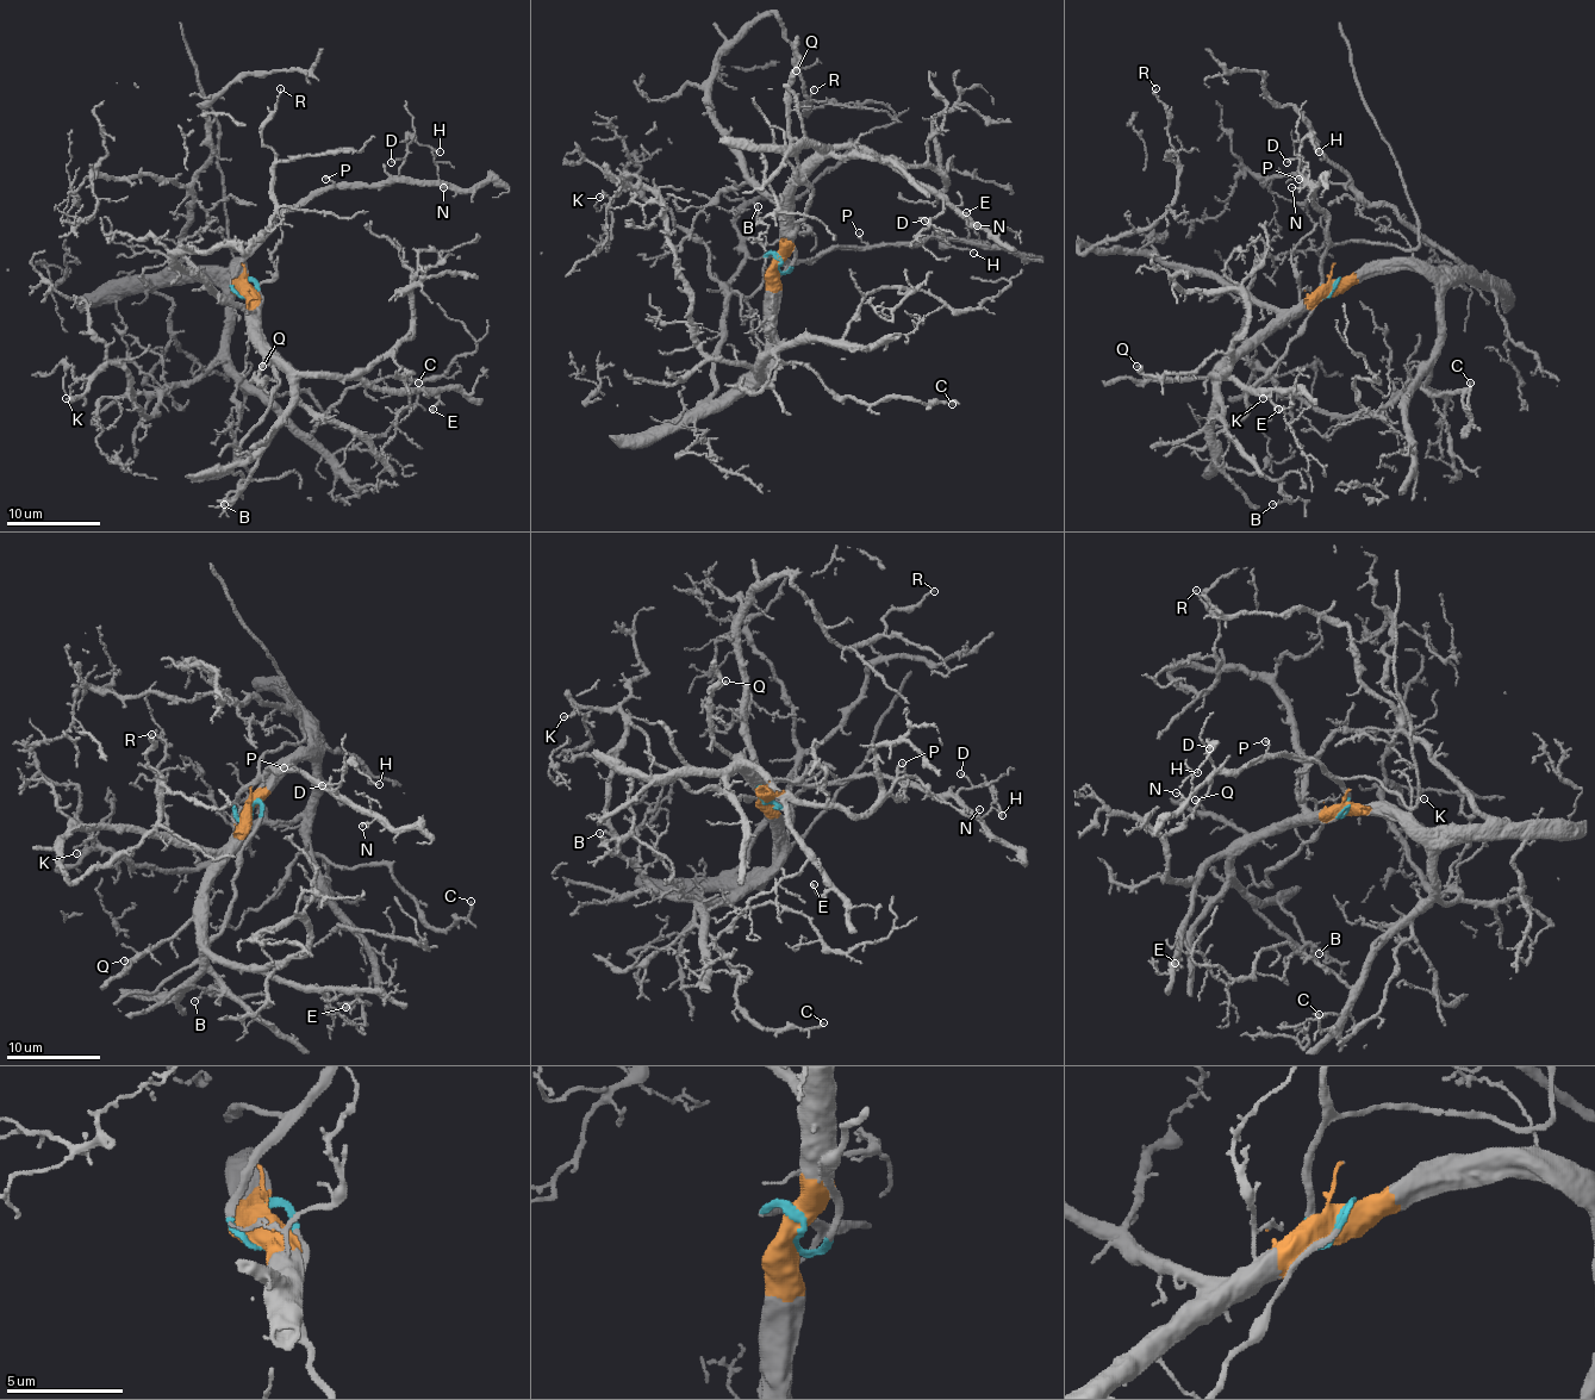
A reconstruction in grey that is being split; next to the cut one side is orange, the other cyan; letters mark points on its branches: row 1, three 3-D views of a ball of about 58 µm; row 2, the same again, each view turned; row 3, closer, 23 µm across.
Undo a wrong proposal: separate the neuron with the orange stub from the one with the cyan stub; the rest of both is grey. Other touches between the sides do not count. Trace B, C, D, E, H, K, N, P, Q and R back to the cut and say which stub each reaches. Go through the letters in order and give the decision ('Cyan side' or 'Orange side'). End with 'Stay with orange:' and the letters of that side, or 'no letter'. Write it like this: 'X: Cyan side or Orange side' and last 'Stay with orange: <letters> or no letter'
B: Orange side
C: Orange side
D: Cyan side
E: Orange side
H: Cyan side
K: Orange side
N: Cyan side
P: Cyan side
Q: Orange side
R: Orange side
Stay with orange: B, C, E, K, Q, R

